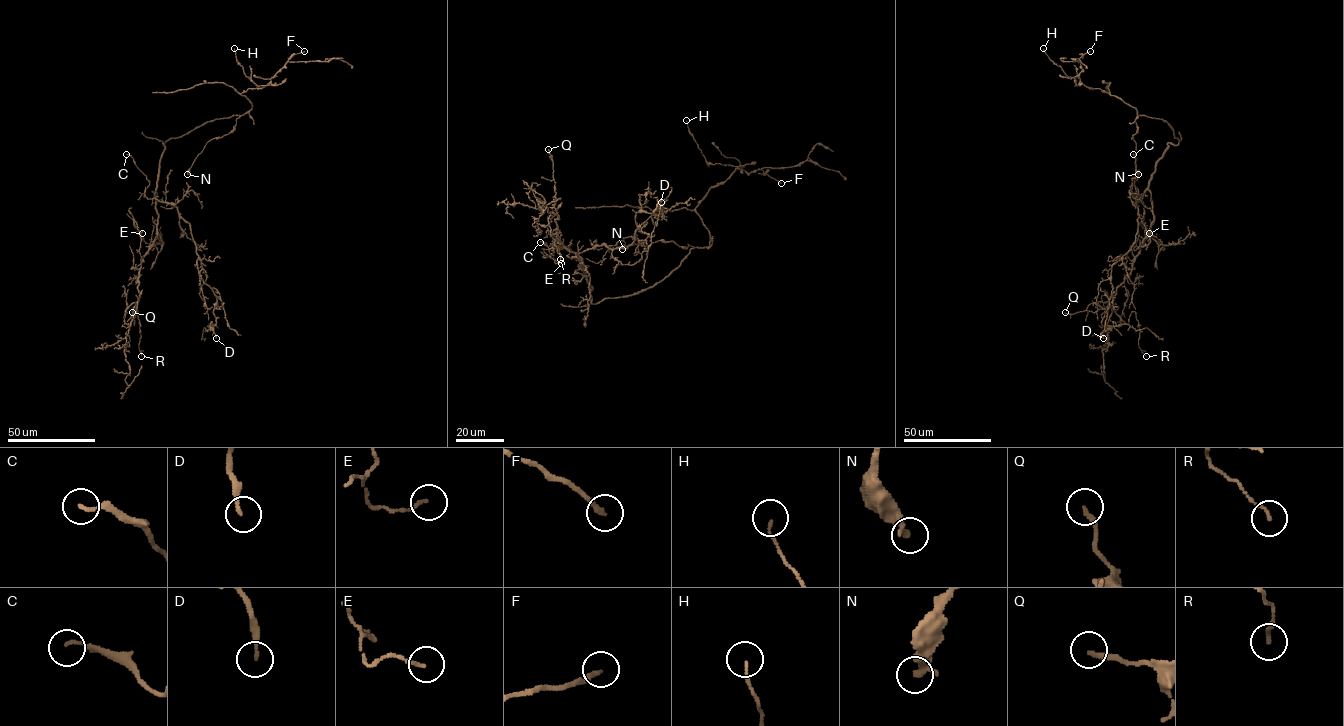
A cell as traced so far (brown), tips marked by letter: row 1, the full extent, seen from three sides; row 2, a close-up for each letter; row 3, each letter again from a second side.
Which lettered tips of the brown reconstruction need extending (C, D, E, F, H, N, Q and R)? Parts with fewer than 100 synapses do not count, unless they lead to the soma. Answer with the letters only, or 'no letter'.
no letter

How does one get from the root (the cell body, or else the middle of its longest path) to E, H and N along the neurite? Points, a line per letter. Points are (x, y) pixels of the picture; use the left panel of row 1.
E: (165, 147), (156, 186), (157, 238), (142, 256), (139, 251), (141, 238), (134, 220), (137, 233), (142, 233)
H: (165, 147), (208, 121), (247, 113), (251, 103), (241, 94), (272, 84), (257, 86), (246, 76), (234, 48)
N: (165, 147), (163, 143), (167, 140), (181, 137), (208, 121), (240, 116), (230, 132), (207, 143), (187, 174)

